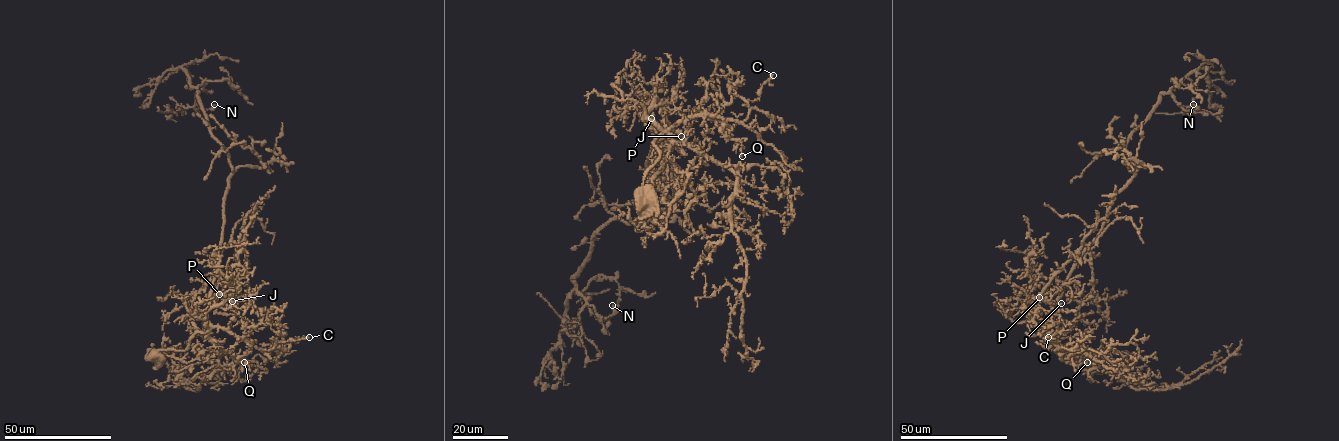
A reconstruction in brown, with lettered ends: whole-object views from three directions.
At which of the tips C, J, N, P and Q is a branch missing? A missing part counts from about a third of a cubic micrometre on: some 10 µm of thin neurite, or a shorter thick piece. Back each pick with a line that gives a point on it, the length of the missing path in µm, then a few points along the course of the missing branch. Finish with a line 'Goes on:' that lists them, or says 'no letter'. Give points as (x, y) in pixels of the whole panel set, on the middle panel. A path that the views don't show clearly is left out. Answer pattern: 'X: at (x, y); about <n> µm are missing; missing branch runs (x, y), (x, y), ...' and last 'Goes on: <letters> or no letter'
Goes on: no letter

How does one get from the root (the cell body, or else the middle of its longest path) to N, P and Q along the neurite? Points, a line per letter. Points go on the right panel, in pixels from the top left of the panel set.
N: (1080, 360), (1047, 342), (1056, 300), (1134, 174), (1130, 135), (1162, 93), (1185, 110), (1199, 109), (1193, 104)
P: (1080, 360), (1055, 351), (1037, 326), (1026, 304), (1031, 277), (1046, 288), (1039, 297)
Q: (1080, 360), (1075, 353), (1055, 351), (1047, 342), (1047, 330), (1048, 338), (1068, 351), (1072, 364), (1087, 362)

